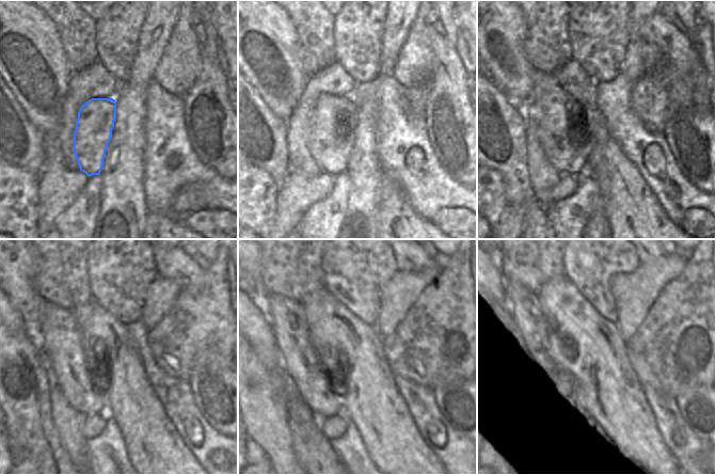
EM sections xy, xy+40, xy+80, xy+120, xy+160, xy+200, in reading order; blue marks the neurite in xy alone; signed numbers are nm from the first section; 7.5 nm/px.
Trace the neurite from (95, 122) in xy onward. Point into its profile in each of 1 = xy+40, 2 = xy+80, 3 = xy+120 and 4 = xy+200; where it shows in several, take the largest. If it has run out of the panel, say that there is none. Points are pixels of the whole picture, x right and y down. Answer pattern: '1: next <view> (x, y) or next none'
1: next xy+40 (332, 136)
2: next xy+80 (547, 106)
3: next xy+120 (61, 345)
4: next xy+200 (522, 306)

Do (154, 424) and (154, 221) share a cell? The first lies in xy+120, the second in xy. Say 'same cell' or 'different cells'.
same cell

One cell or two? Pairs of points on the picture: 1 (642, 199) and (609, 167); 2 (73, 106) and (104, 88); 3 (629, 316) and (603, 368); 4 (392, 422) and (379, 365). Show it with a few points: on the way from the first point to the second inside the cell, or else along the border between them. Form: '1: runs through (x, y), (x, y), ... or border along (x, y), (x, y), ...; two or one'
1: runs through (634, 191), (618, 175); one
2: runs through (80, 98), (88, 91), (93, 91), (96, 88); one
3: border along (615, 322), (624, 341); two
4: runs through (379, 408), (379, 379); one

